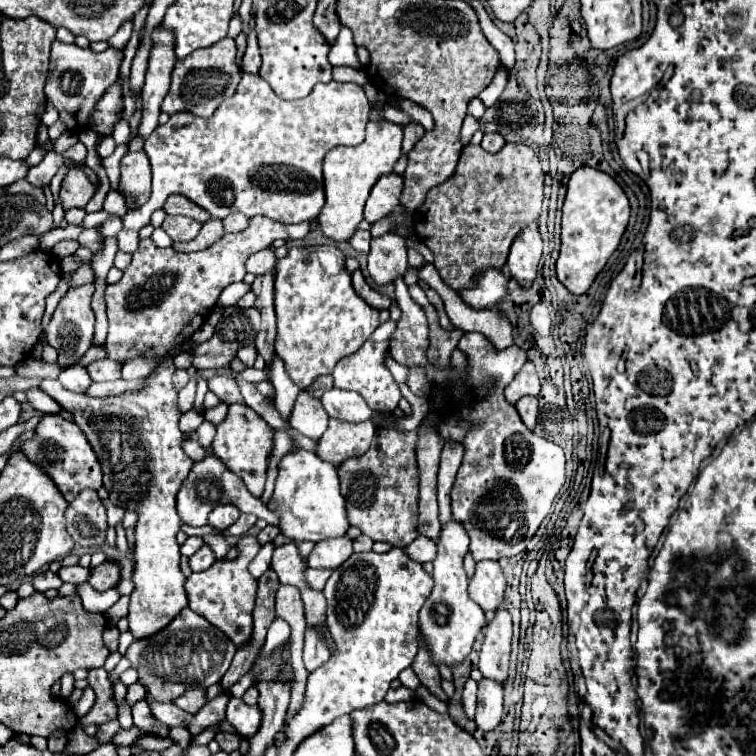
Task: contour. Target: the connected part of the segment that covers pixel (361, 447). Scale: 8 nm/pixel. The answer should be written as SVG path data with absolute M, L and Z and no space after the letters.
M330 419L326 433L318 441L318 457L330 461L332 465L340 465L348 457L360 457L370 449L372 437L376 433L376 425L372 421L366 423L338 423L338 419Z

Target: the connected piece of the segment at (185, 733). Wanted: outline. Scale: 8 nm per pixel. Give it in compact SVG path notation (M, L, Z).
M171 727L168 733L170 733L170 737L172 737L172 739L176 739L176 741L180 743L180 747L183 749L188 746L190 742L190 732L187 727Z

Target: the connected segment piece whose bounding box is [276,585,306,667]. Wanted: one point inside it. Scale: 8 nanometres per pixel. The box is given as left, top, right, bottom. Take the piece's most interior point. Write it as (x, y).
(289, 606)

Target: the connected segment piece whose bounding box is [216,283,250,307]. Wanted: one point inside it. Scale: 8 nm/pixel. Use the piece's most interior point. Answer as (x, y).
(230, 295)

